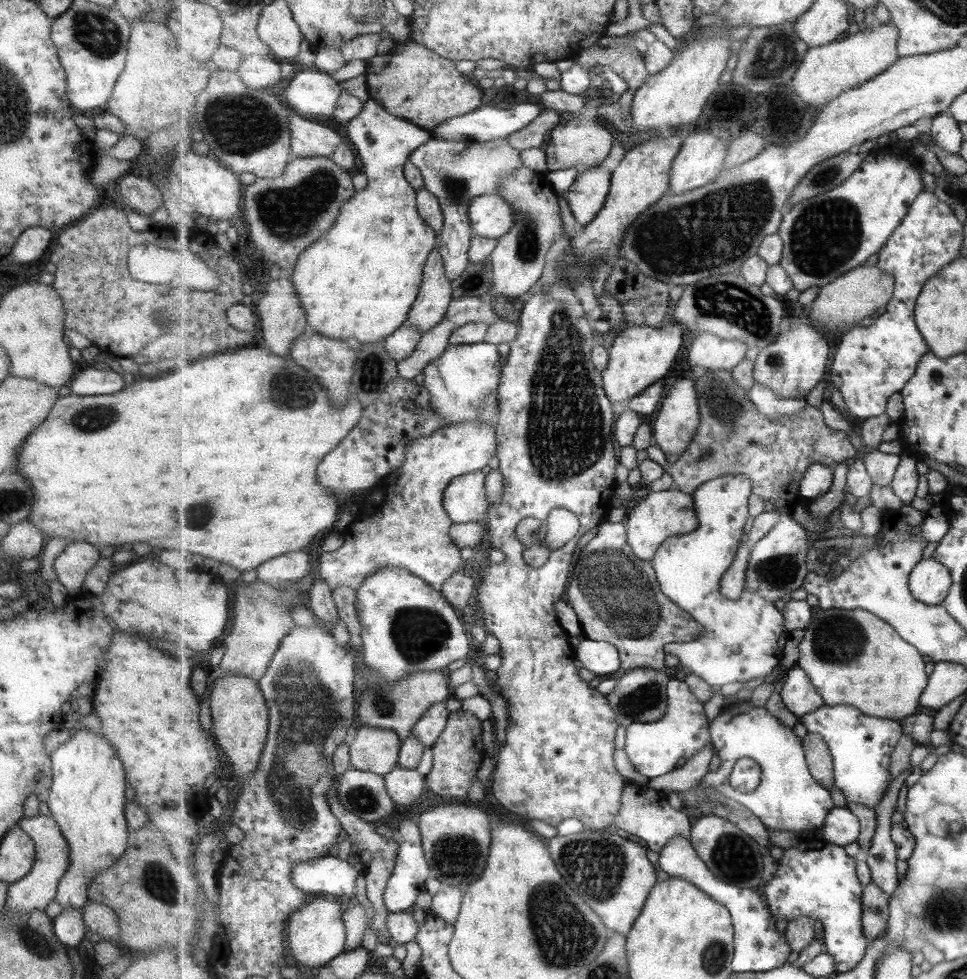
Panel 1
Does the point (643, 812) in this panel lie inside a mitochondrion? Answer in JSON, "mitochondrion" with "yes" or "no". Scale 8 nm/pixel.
{"mitochondrion":"no"}

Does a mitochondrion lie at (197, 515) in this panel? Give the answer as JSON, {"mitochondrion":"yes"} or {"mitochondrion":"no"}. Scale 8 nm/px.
{"mitochondrion":"yes"}

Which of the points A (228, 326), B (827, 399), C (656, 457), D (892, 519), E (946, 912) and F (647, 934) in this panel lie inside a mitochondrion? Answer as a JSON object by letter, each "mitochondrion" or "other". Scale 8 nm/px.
{"A":"other","B":"other","C":"other","D":"other","E":"mitochondrion","F":"other"}

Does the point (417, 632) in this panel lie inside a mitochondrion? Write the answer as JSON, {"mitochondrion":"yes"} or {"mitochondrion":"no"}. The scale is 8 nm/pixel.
{"mitochondrion":"yes"}

